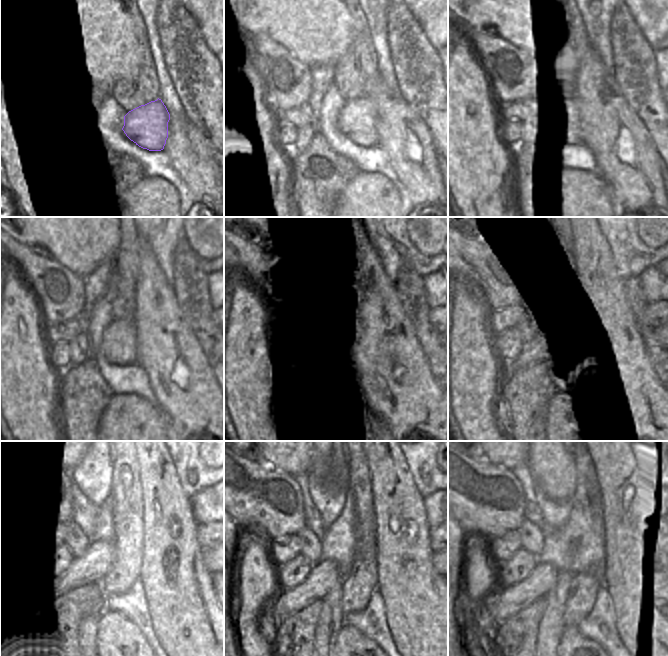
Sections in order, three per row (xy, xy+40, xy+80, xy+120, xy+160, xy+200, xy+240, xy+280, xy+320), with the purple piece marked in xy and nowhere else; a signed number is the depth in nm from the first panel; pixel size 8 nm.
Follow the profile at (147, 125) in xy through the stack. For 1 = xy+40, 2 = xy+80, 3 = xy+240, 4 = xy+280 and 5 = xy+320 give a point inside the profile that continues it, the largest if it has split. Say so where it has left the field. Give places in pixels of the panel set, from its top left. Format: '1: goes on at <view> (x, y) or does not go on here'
1: goes on at xy+40 (357, 120)
2: goes on at xy+80 (570, 117)
3: goes on at xy+240 (97, 564)
4: goes on at xy+280 (324, 575)
5: goes on at xy+320 (506, 601)

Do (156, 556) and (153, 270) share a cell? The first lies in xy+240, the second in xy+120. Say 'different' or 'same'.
same

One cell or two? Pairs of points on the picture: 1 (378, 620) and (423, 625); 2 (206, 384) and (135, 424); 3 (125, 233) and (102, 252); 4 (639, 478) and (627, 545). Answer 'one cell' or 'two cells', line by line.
1: two cells
2: two cells
3: two cells
4: two cells

